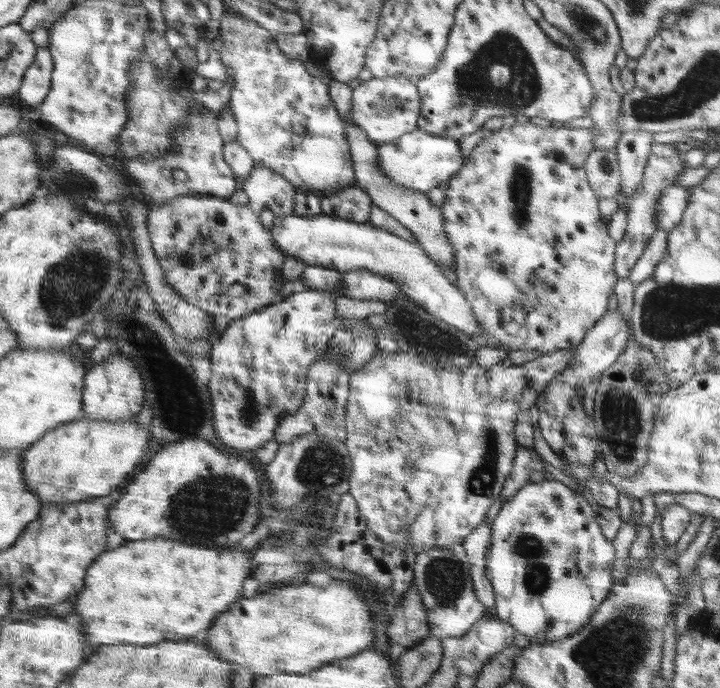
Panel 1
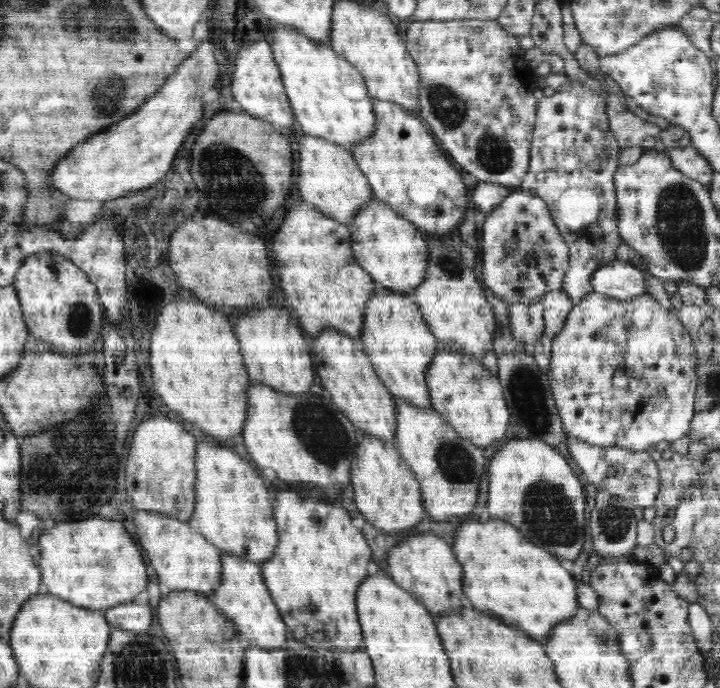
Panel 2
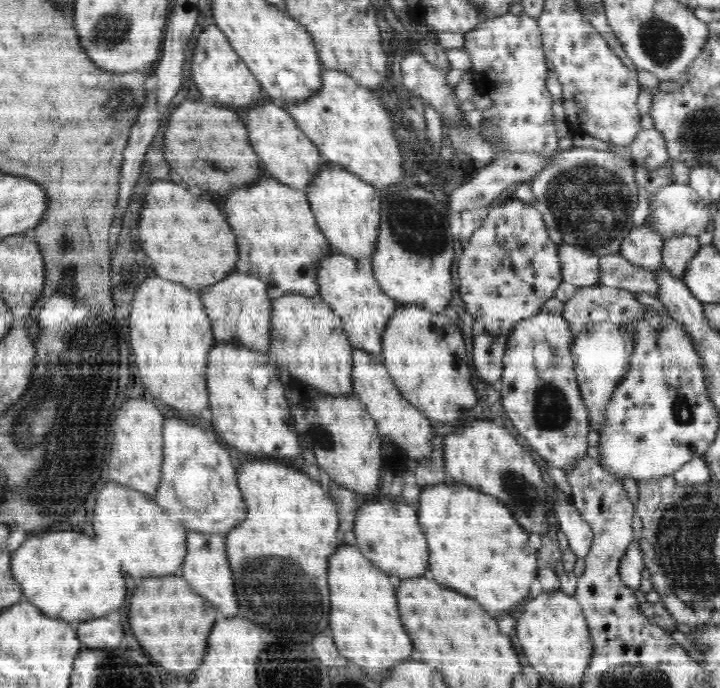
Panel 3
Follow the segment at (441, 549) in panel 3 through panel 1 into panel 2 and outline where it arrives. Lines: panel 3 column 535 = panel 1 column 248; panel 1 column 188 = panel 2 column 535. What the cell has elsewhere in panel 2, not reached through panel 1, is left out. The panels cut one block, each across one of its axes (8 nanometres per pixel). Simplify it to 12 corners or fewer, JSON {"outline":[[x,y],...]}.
{"outline":[[512,524],[451,547],[476,610],[544,642],[580,608],[561,559]]}

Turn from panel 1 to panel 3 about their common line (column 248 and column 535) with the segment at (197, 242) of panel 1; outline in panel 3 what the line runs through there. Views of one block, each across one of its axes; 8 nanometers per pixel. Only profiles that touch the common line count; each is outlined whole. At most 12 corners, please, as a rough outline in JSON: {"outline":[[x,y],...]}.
{"outline":[[507,195],[464,242],[458,290],[486,333],[563,278],[542,214]]}

